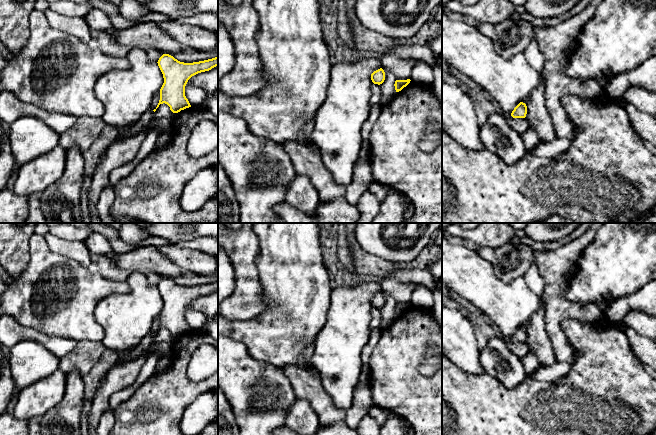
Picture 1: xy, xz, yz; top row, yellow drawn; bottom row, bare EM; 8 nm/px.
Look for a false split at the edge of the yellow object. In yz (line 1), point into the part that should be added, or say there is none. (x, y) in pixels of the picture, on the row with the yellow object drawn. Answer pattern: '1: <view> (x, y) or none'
1: none

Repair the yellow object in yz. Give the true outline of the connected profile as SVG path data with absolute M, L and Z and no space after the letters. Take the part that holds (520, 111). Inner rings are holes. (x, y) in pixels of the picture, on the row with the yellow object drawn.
M520 102L512 111L511 116L513 118L525 118L527 114L527 106L525 103Z

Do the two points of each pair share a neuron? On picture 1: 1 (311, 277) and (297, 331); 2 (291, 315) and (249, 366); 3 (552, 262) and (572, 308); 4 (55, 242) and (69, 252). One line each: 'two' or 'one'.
1: one
2: two
3: one
4: one

